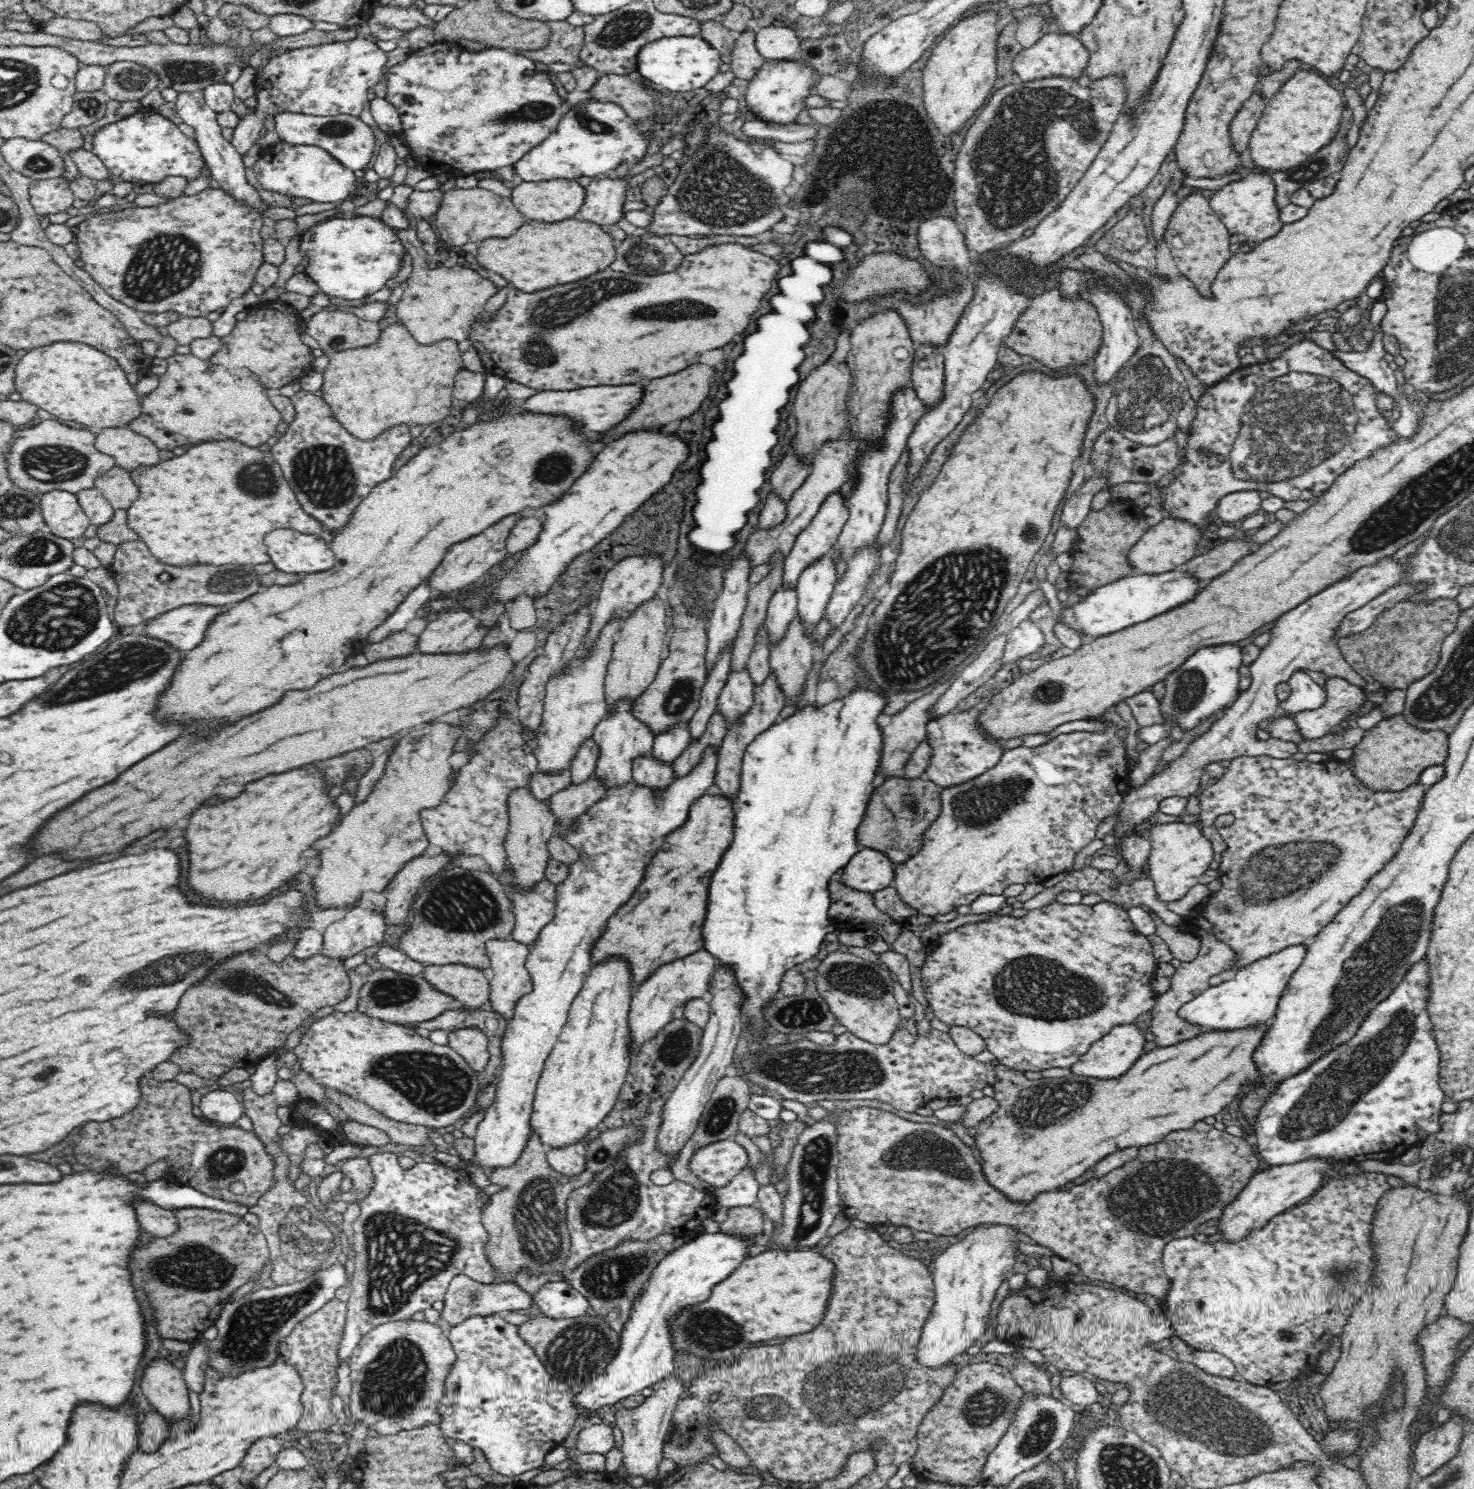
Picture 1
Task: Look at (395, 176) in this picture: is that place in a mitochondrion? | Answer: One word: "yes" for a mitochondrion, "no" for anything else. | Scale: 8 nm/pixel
no

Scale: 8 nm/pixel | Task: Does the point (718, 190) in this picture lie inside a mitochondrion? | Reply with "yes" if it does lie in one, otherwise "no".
yes

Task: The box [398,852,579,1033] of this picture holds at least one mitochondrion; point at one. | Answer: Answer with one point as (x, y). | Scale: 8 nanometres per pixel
(461, 902)

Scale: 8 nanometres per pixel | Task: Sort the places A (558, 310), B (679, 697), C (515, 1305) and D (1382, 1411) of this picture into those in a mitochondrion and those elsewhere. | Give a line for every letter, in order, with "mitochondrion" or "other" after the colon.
A: mitochondrion
B: mitochondrion
C: other
D: other

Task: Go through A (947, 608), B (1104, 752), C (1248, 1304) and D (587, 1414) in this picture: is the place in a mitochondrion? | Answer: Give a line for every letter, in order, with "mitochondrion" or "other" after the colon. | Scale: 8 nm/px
A: mitochondrion
B: mitochondrion
C: other
D: other

